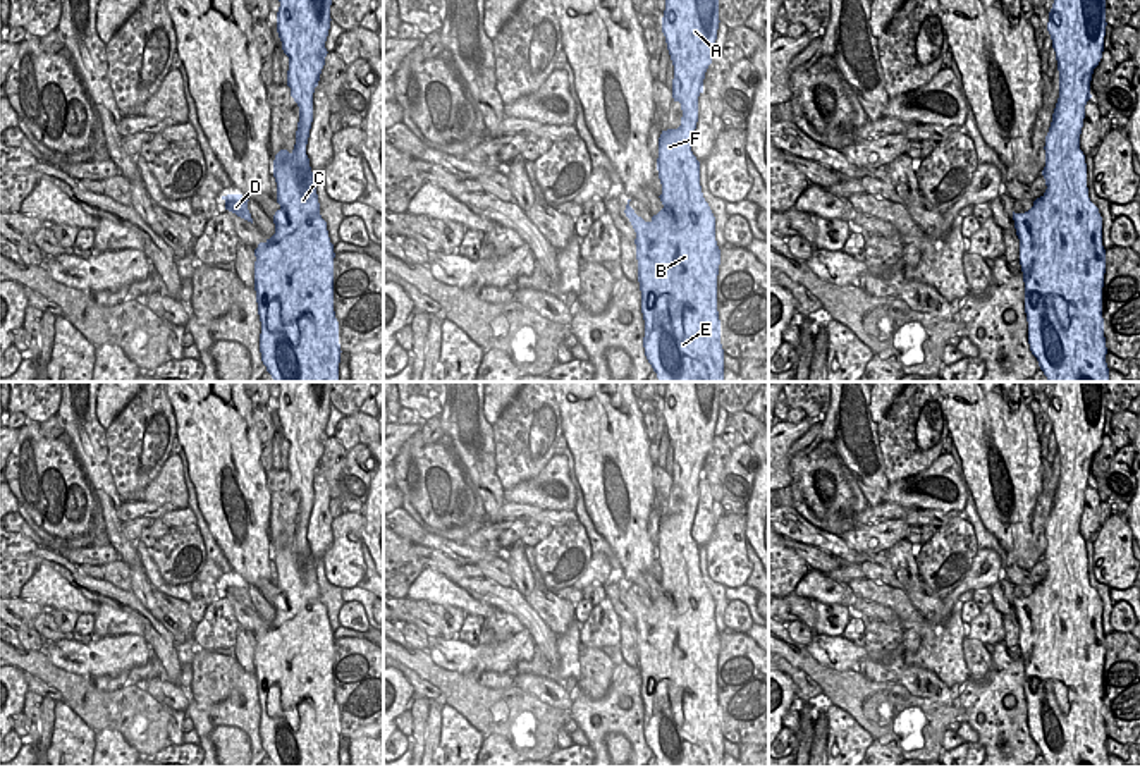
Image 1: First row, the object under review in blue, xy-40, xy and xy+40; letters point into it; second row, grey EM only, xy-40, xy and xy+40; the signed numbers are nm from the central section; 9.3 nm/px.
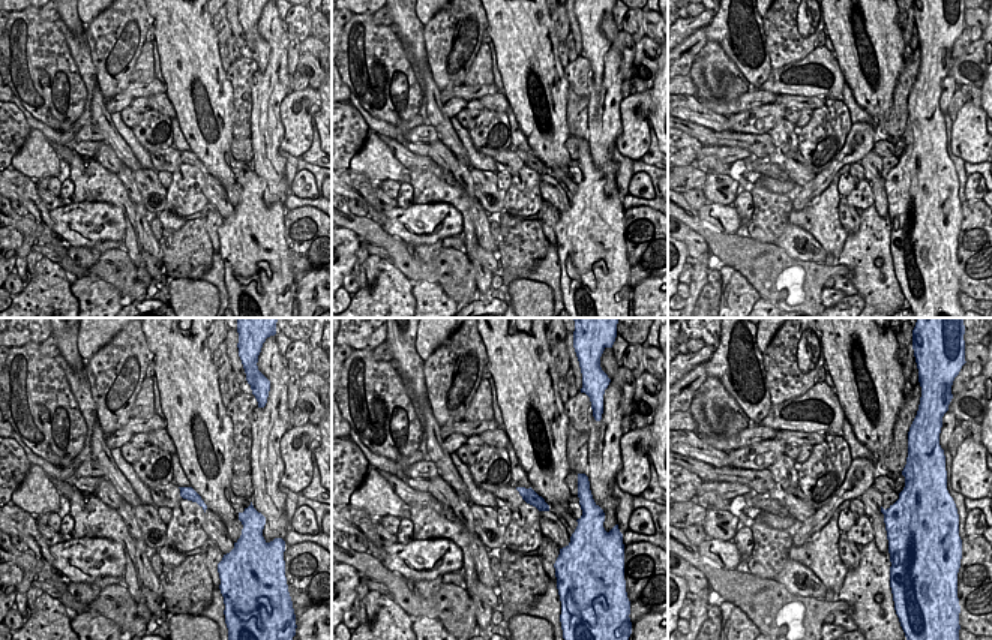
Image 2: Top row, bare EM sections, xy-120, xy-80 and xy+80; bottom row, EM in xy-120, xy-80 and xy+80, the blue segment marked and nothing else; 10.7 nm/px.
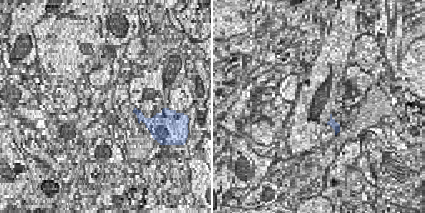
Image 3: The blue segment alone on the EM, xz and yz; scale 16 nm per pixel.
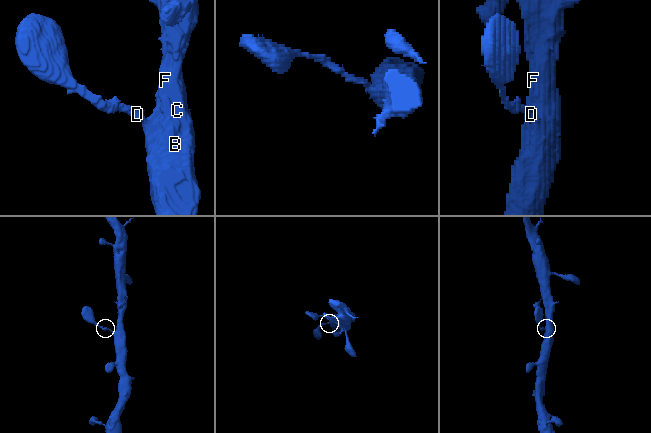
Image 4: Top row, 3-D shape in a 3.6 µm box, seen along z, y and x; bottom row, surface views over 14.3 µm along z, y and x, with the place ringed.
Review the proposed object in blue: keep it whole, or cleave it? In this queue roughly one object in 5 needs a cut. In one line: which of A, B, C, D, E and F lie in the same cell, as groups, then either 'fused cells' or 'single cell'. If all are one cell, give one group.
A B C D E F; single cell

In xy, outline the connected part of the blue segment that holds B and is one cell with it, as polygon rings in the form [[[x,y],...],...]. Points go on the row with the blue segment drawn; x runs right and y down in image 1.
[[[665,0],[662,33],[674,65],[672,98],[681,103],[677,129],[659,138],[657,170],[664,208],[645,222],[626,205],[626,217],[636,232],[638,282],[645,320],[643,347],[659,382],[724,382],[724,349],[717,311],[717,275],[720,249],[715,241],[715,217],[700,186],[700,162],[691,151],[698,122],[698,96],[719,29],[719,0]]]

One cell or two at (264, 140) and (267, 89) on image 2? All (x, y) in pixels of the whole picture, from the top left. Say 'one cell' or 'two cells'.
one cell

